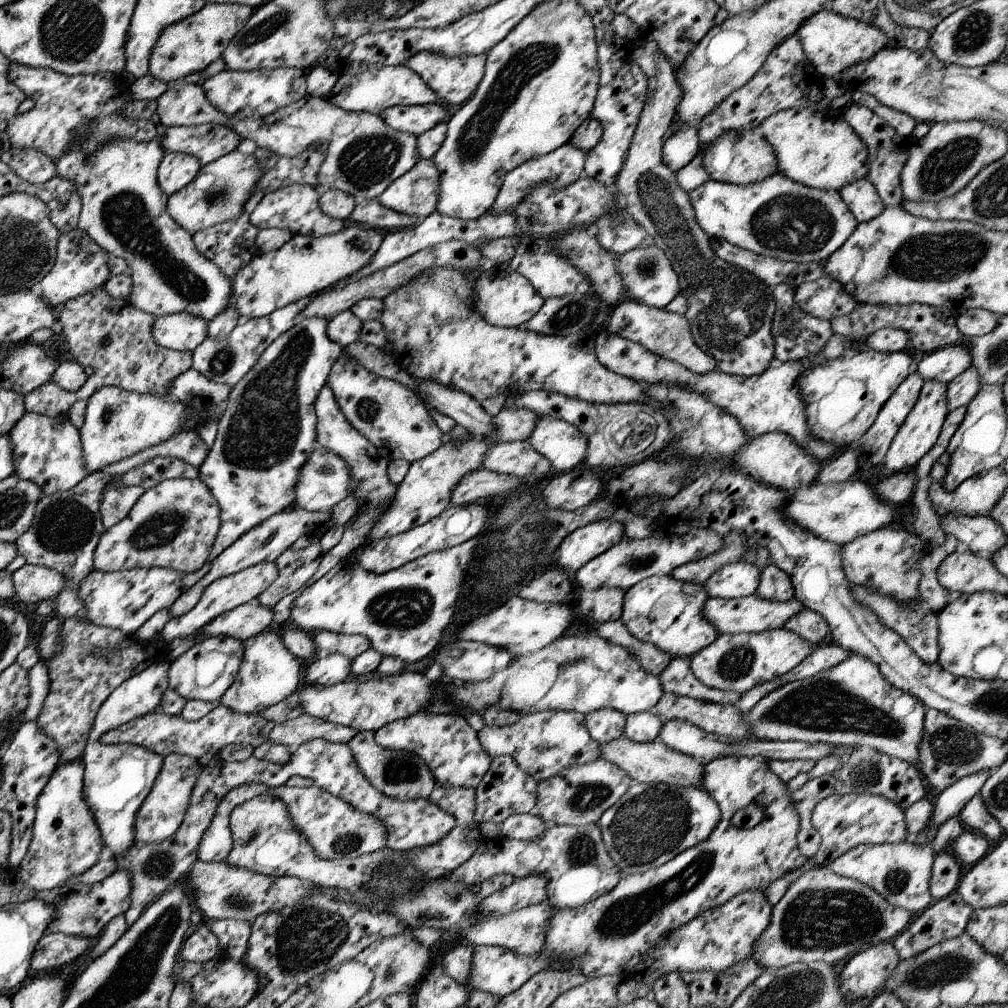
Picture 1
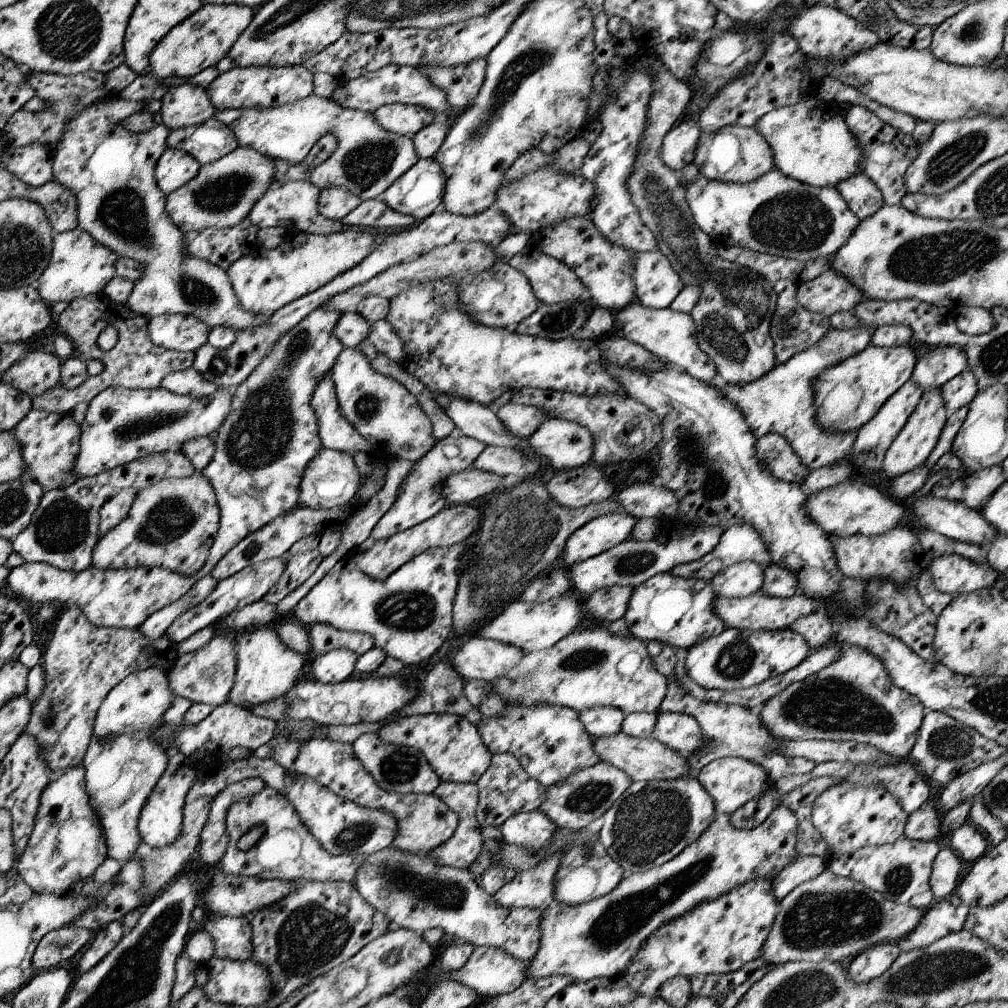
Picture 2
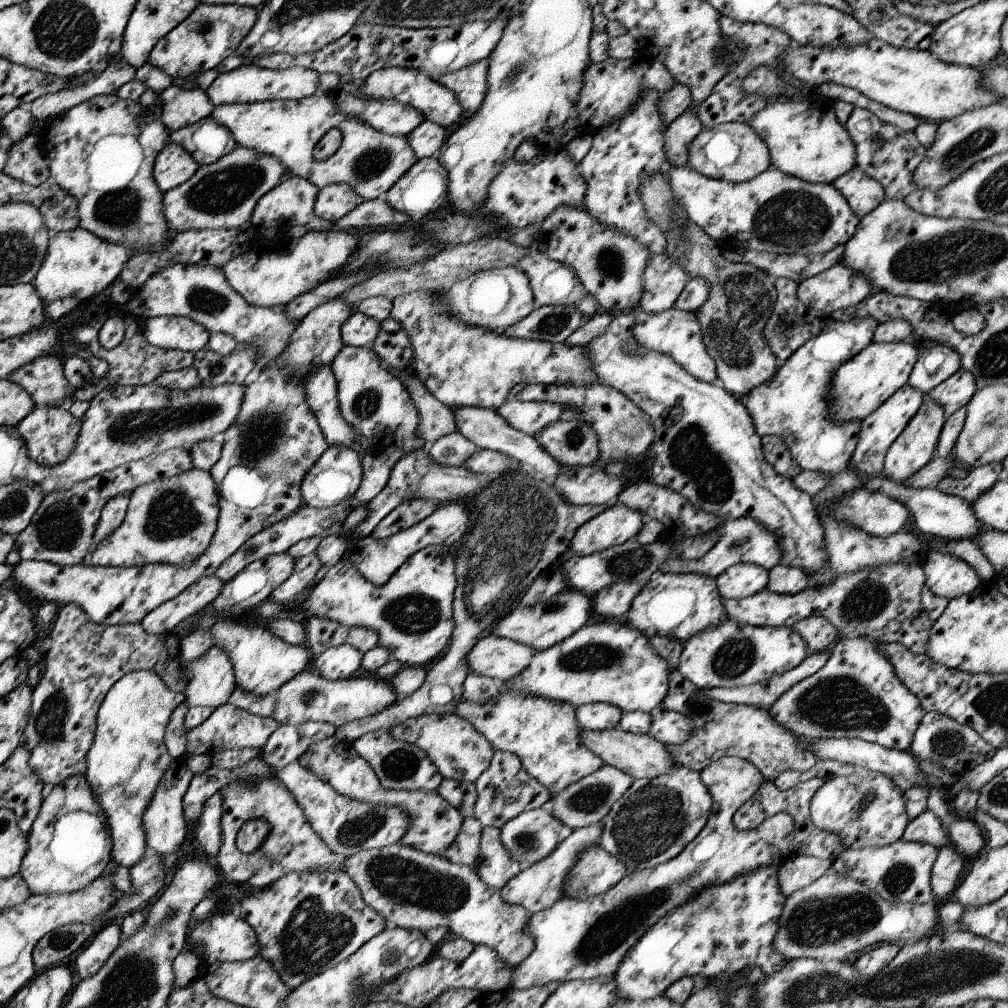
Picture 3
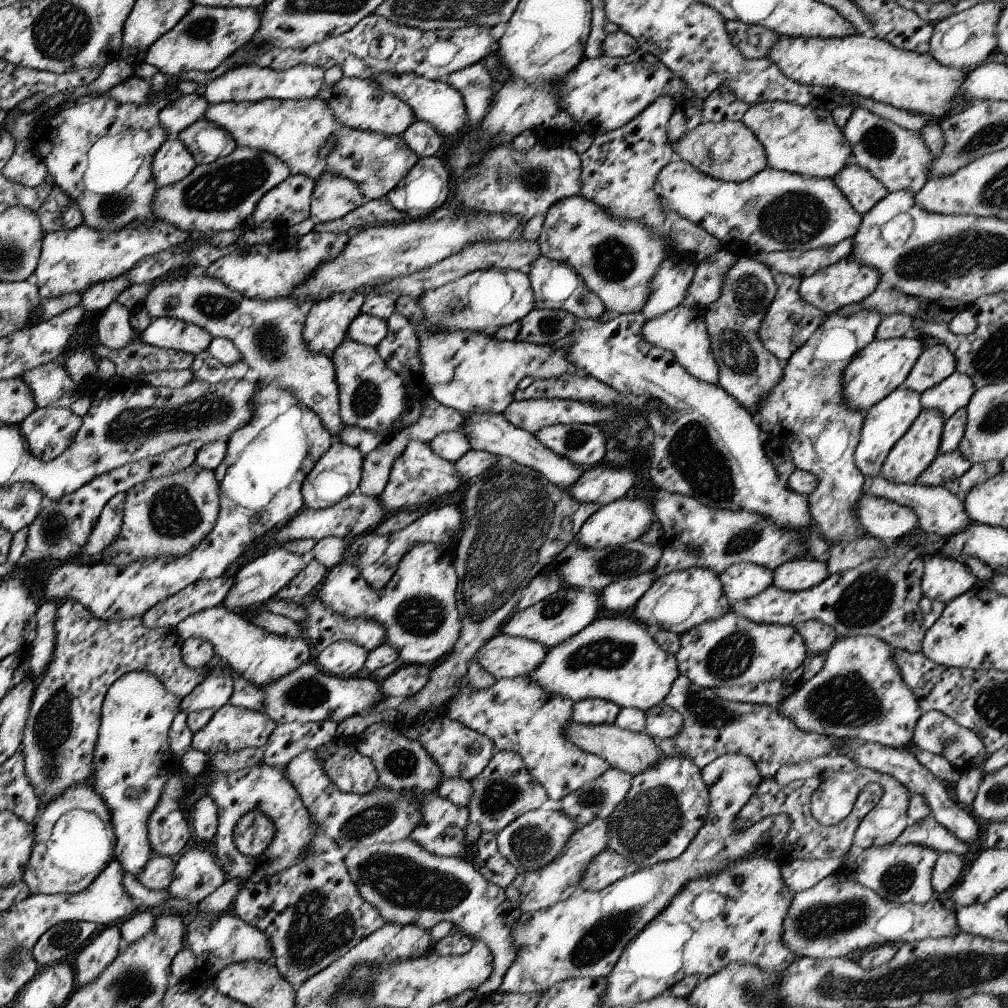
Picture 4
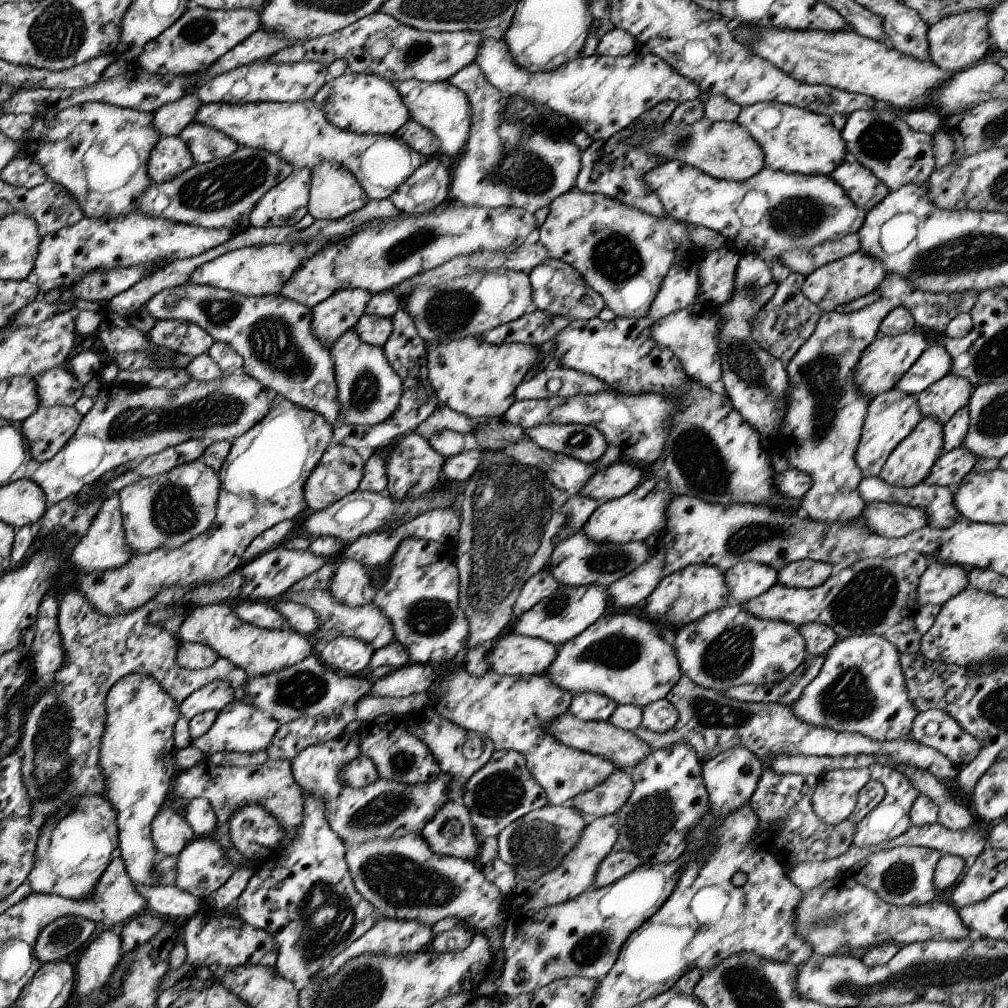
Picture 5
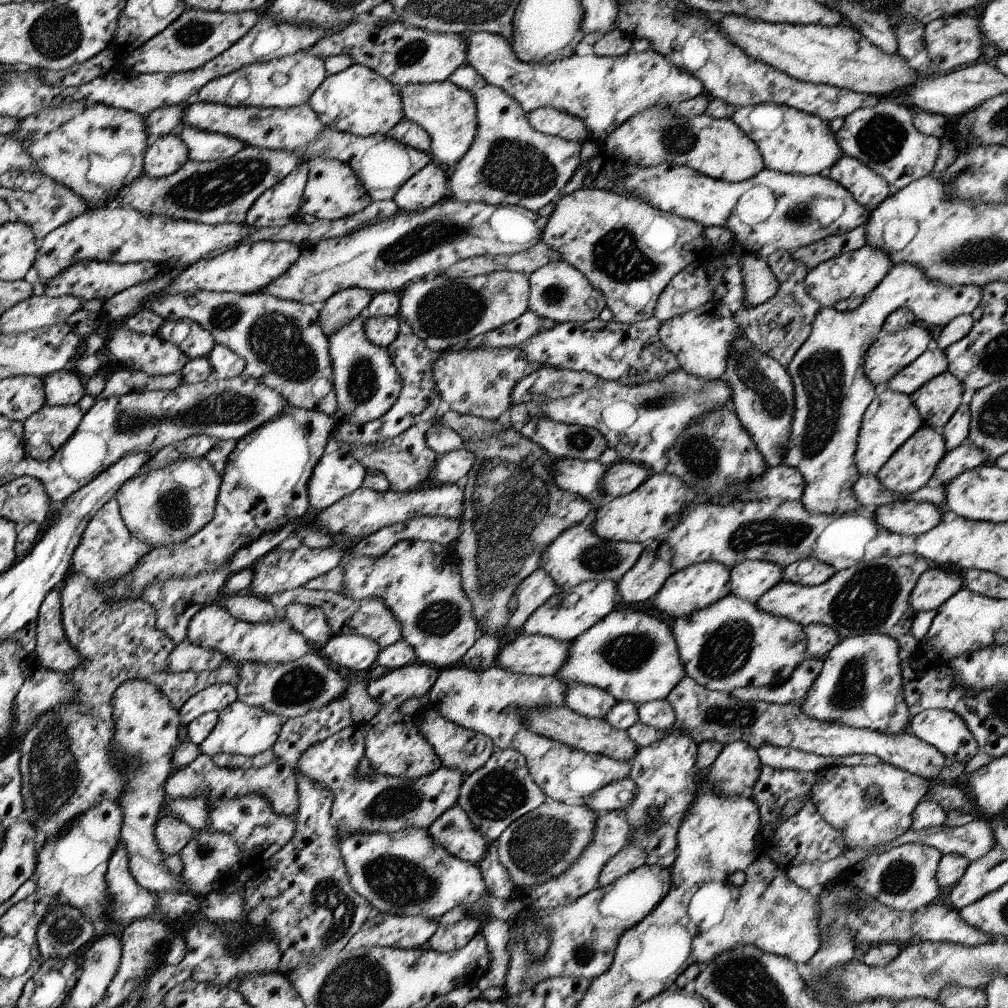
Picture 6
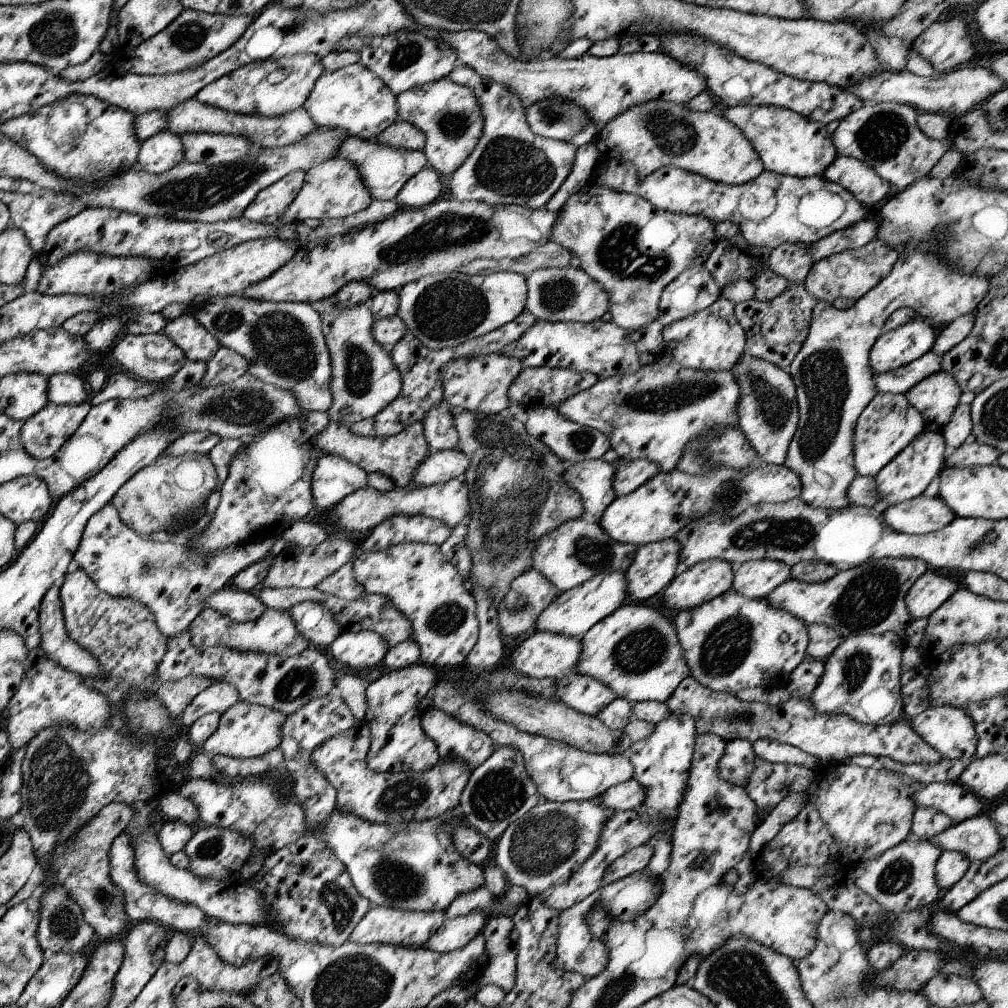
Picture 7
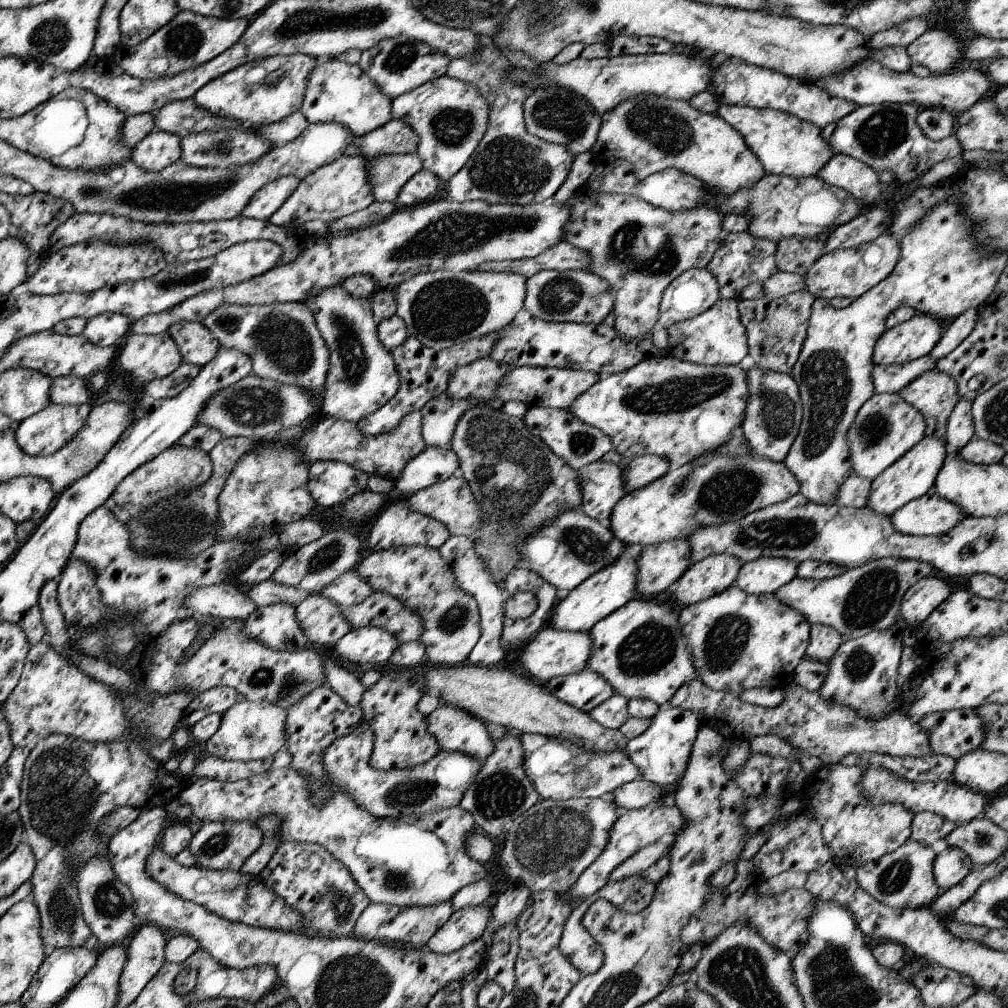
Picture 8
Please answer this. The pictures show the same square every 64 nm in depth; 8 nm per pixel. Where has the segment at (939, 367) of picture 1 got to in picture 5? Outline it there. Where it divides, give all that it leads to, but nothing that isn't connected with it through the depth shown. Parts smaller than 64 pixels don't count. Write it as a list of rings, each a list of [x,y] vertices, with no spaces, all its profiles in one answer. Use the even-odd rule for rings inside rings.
[[[933,345],[922,351],[918,360],[895,387],[906,394],[917,395],[937,380],[944,378],[951,372],[951,368],[952,357],[945,349],[945,345]]]

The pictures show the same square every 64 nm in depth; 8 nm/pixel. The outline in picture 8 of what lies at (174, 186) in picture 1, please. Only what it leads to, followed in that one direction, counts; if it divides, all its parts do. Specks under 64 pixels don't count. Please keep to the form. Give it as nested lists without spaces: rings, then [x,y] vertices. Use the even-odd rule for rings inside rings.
[[[154,130],[136,143],[131,160],[143,169],[160,172],[181,158],[181,137],[177,134]]]

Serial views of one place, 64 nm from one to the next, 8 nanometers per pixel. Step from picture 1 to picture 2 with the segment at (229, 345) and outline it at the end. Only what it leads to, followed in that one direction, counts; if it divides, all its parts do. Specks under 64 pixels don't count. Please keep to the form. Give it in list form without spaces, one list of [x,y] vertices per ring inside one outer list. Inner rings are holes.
[[[496,203],[491,204],[484,212],[471,217],[450,214],[442,209],[434,211],[428,218],[425,218],[418,226],[414,225],[409,230],[390,234],[383,238],[383,241],[369,254],[357,267],[338,275],[336,279],[331,280],[325,287],[287,304],[280,310],[269,315],[269,322],[262,323],[260,327],[248,327],[243,331],[239,330],[235,341],[230,347],[225,349],[216,348],[209,342],[206,342],[197,352],[193,360],[193,367],[210,382],[216,383],[220,388],[235,389],[246,377],[260,364],[260,360],[266,356],[270,347],[289,330],[292,330],[305,316],[310,312],[321,307],[327,300],[334,295],[352,288],[353,286],[365,283],[374,278],[383,270],[400,264],[402,261],[414,260],[419,254],[430,252],[433,248],[446,246],[452,241],[462,241],[471,243],[483,242],[492,246],[500,244],[500,241],[513,231],[513,224],[509,218],[499,210]]]

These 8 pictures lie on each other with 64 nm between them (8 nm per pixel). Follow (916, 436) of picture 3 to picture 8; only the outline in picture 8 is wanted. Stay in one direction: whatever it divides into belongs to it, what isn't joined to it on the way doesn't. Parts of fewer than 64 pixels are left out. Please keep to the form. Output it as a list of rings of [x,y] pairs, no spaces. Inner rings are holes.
[[[924,435],[922,440],[917,442],[910,452],[901,456],[872,481],[867,506],[875,513],[890,516],[911,500],[924,496],[930,490],[930,487],[935,485],[937,474],[944,464],[946,455],[944,438],[939,439],[935,436]]]

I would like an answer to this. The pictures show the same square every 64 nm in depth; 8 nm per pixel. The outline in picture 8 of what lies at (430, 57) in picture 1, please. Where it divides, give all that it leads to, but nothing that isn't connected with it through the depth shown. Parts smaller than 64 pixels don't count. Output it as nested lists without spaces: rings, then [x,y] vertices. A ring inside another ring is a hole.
[[[478,35],[483,48],[481,58],[473,63],[452,59],[447,75],[474,86],[489,104],[487,129],[466,164],[448,179],[448,198],[459,203],[483,200],[511,205],[538,204],[550,200],[568,176],[573,156],[567,146],[551,143],[531,135],[525,125],[523,104],[526,90],[511,78],[514,68],[504,54],[499,53],[493,40]]]

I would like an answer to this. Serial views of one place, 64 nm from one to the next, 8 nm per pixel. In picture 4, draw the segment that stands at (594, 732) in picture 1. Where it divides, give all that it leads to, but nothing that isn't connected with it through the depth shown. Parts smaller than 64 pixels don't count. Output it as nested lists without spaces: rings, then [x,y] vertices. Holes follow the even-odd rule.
[[[586,699],[573,704],[572,718],[582,725],[601,725],[615,722],[620,707],[612,701]]]

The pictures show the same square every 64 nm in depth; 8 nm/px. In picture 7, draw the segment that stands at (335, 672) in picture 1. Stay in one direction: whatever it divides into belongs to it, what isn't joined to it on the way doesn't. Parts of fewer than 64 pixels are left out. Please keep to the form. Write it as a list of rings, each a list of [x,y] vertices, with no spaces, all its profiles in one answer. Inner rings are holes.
[[[348,631],[340,633],[334,642],[331,642],[325,652],[330,657],[335,666],[346,664],[350,668],[370,668],[379,666],[382,658],[389,651],[389,644],[381,634],[370,631]]]

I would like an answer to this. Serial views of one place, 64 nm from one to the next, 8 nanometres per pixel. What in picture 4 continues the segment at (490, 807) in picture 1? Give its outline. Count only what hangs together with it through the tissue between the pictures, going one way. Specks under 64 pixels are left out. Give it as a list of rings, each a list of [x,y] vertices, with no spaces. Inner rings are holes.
[[[495,751],[488,766],[471,783],[473,793],[467,806],[469,820],[479,824],[481,834],[493,832],[497,835],[515,818],[537,809],[549,799],[546,789],[533,780],[522,757],[514,751]]]

